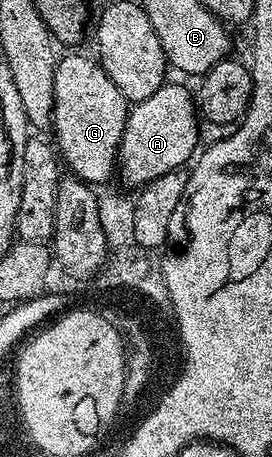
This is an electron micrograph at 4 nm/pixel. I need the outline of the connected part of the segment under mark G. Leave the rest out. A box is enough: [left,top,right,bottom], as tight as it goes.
[51,55,130,186]

